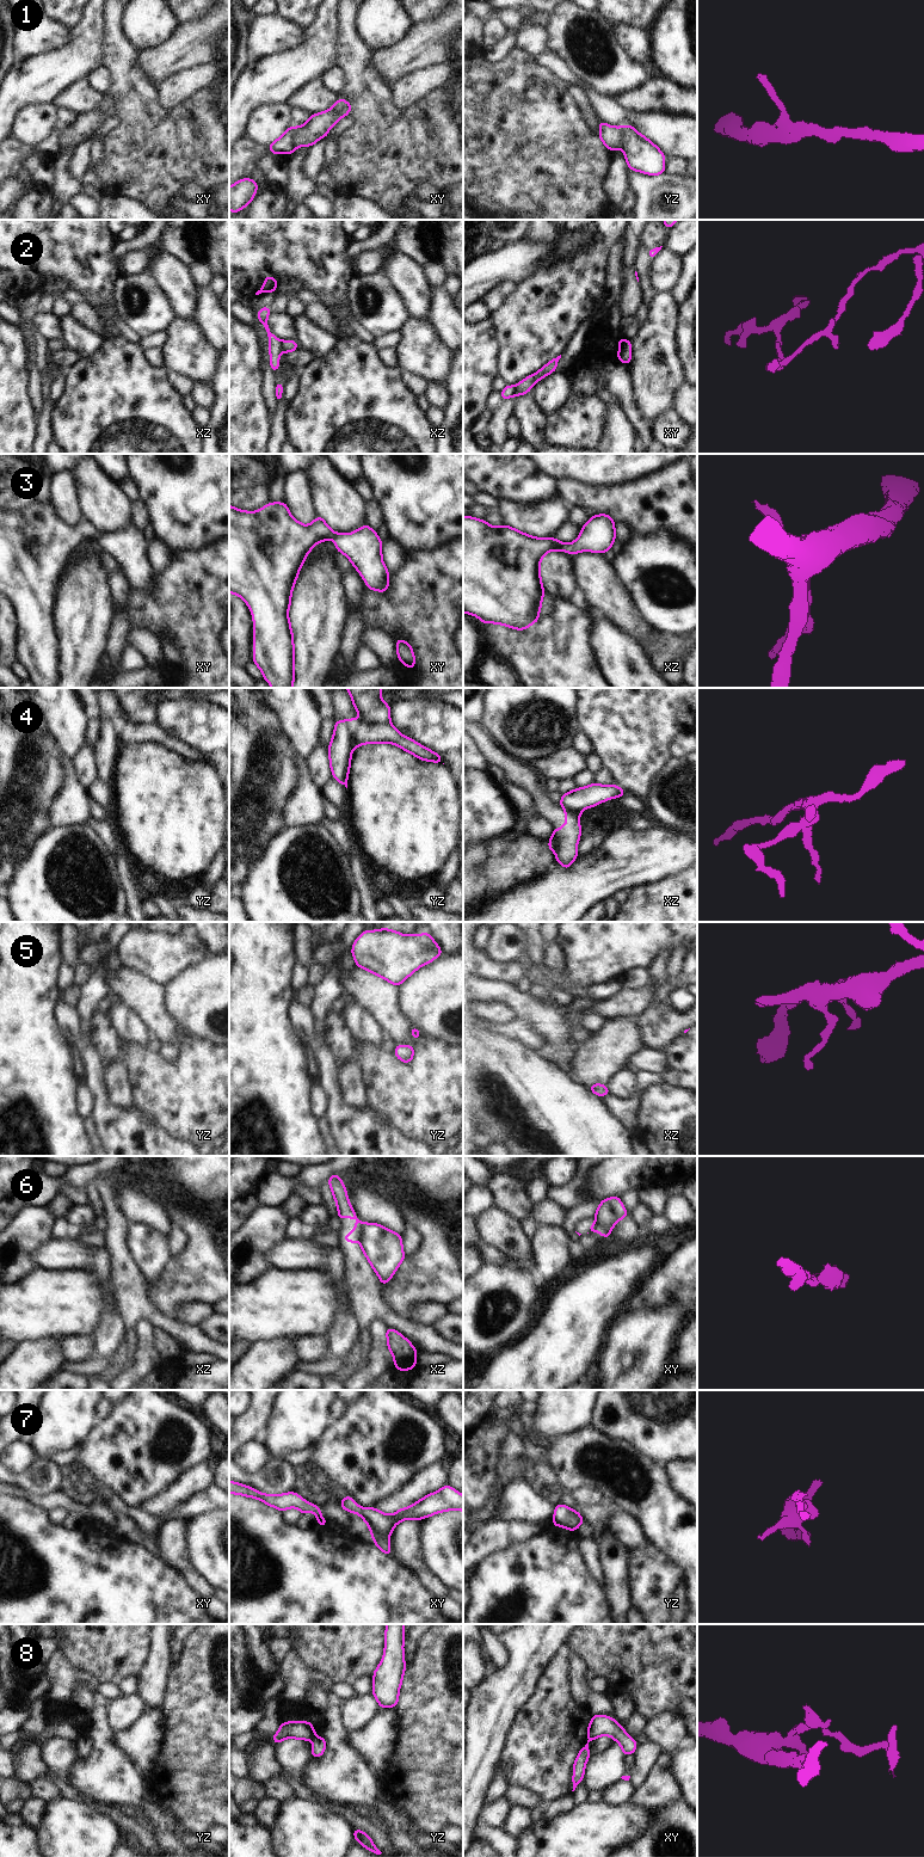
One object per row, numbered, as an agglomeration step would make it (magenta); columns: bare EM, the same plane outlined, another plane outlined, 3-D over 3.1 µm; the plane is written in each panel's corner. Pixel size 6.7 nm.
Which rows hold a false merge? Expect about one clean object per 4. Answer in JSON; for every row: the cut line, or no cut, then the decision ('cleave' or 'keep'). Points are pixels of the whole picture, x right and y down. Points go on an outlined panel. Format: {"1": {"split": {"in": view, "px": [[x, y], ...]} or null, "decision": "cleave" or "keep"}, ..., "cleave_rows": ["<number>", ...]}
{"1": {"split": {"in": "xy", "px": [[293, 127], [294, 149], [291, 152]]}, "decision": "cleave"}, "2": {"split": {"in": "xy", "px": [[515, 386], [512, 395]]}, "decision": "cleave"}, "3": {"split": null, "decision": "keep"}, "4": {"split": {"in": "yz", "px": [[346, 720], [350, 744], [353, 748]]}, "decision": "cleave"}, "5": {"split": null, "decision": "keep"}, "6": {"split": {"in": "xz", "px": [[364, 1223], [358, 1238]]}, "decision": "cleave"}, "7": {"split": null, "decision": "keep"}, "8": {"split": {"in": "yz", "px": [[313, 1736], [312, 1740]]}, "decision": "cleave"}, "cleave_rows": ["1", "2", "4", "6", "8"]}

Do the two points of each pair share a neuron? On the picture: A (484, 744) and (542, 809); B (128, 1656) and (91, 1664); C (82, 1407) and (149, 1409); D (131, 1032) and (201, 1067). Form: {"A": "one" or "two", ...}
{"A": "one", "B": "one", "C": "two", "D": "two"}

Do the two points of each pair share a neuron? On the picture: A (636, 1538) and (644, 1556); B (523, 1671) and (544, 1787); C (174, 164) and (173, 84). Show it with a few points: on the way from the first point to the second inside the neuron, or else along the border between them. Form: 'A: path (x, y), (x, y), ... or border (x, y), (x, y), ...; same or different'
A: border (646, 1541), (638, 1547), (627, 1549); different
B: border (541, 1673), (533, 1695), (517, 1713), (512, 1722); different
C: border (155, 87), (158, 100), (168, 109), (196, 91); different

